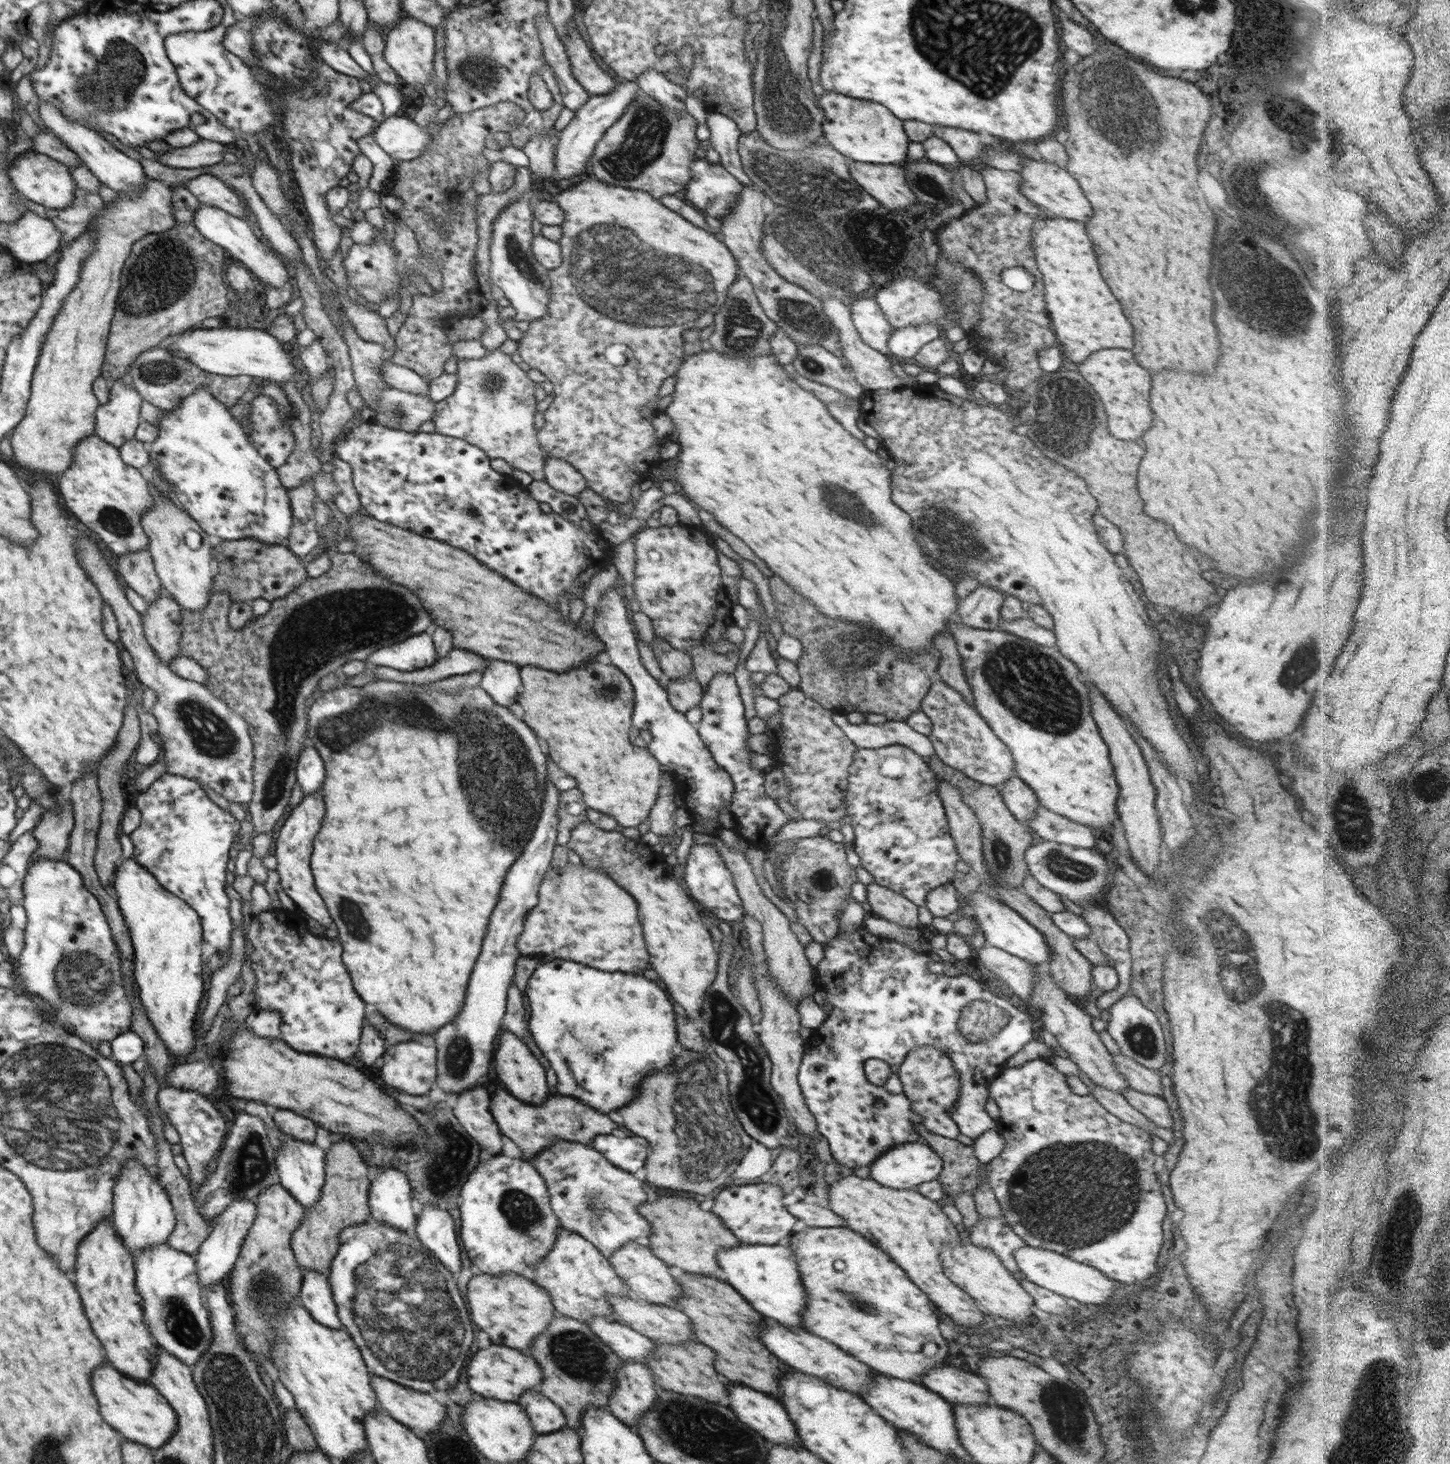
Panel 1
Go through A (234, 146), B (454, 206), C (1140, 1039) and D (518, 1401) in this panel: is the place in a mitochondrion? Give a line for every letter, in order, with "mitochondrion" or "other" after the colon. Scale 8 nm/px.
A: other
B: mitochondrion
C: mitochondrion
D: other

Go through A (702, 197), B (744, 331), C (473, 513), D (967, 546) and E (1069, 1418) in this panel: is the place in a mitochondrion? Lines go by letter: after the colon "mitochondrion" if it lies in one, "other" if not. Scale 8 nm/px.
A: other
B: mitochondrion
C: mitochondrion
D: mitochondrion
E: mitochondrion

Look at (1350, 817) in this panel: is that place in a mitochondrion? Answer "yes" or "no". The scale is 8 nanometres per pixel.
yes

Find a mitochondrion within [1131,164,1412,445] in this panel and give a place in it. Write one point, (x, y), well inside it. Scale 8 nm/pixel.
(1247, 278)

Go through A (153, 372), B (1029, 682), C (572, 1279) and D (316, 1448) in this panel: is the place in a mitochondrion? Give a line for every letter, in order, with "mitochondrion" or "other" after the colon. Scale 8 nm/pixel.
A: mitochondrion
B: mitochondrion
C: other
D: other

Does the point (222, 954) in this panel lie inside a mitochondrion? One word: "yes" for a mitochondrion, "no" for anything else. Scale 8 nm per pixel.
no

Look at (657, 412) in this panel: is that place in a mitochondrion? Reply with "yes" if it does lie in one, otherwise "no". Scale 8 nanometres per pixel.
no

